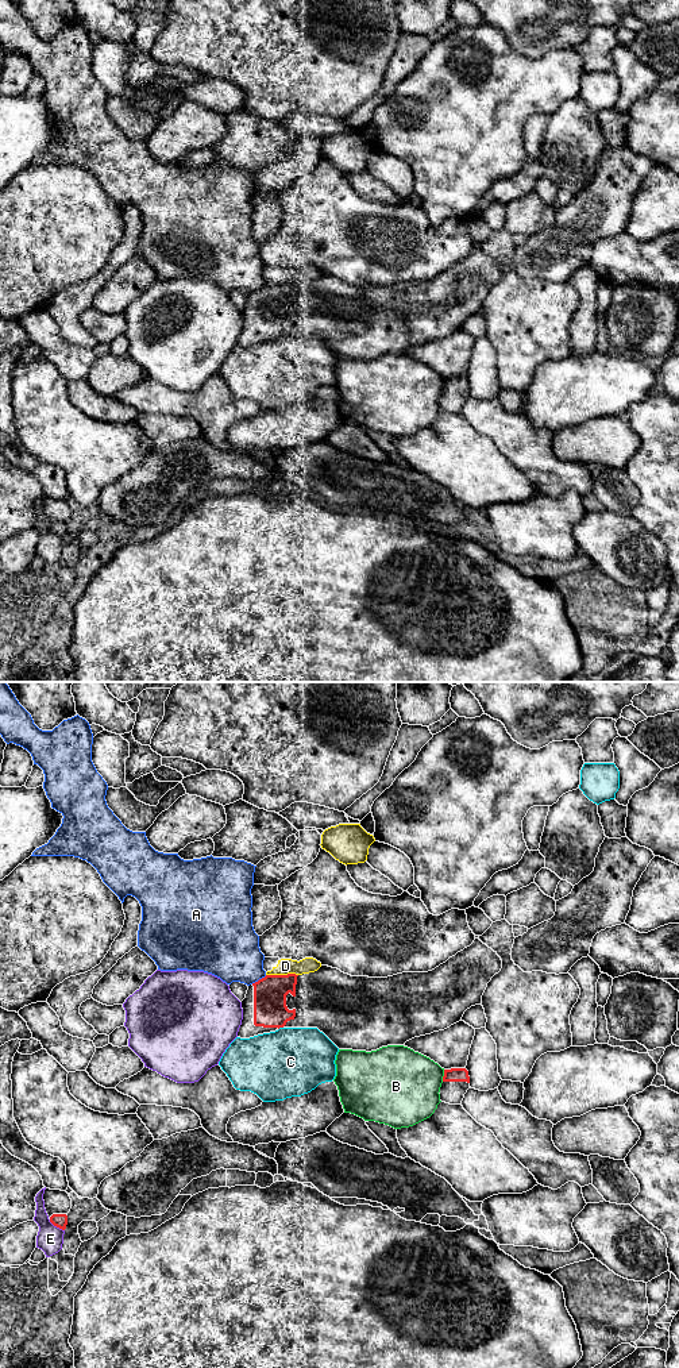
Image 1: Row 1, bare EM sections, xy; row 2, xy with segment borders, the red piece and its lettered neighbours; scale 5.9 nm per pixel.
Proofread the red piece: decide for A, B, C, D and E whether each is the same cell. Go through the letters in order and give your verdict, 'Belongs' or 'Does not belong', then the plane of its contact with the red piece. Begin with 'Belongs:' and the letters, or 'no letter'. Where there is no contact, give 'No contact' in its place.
Belongs: no letter
A: Does not belong. Touches red in xy
B: Does not belong. Touches red in xy
C: Does not belong. Touches red in xy
D: Does not belong. Touches red in xy
E: Does not belong. Touches red in xy

